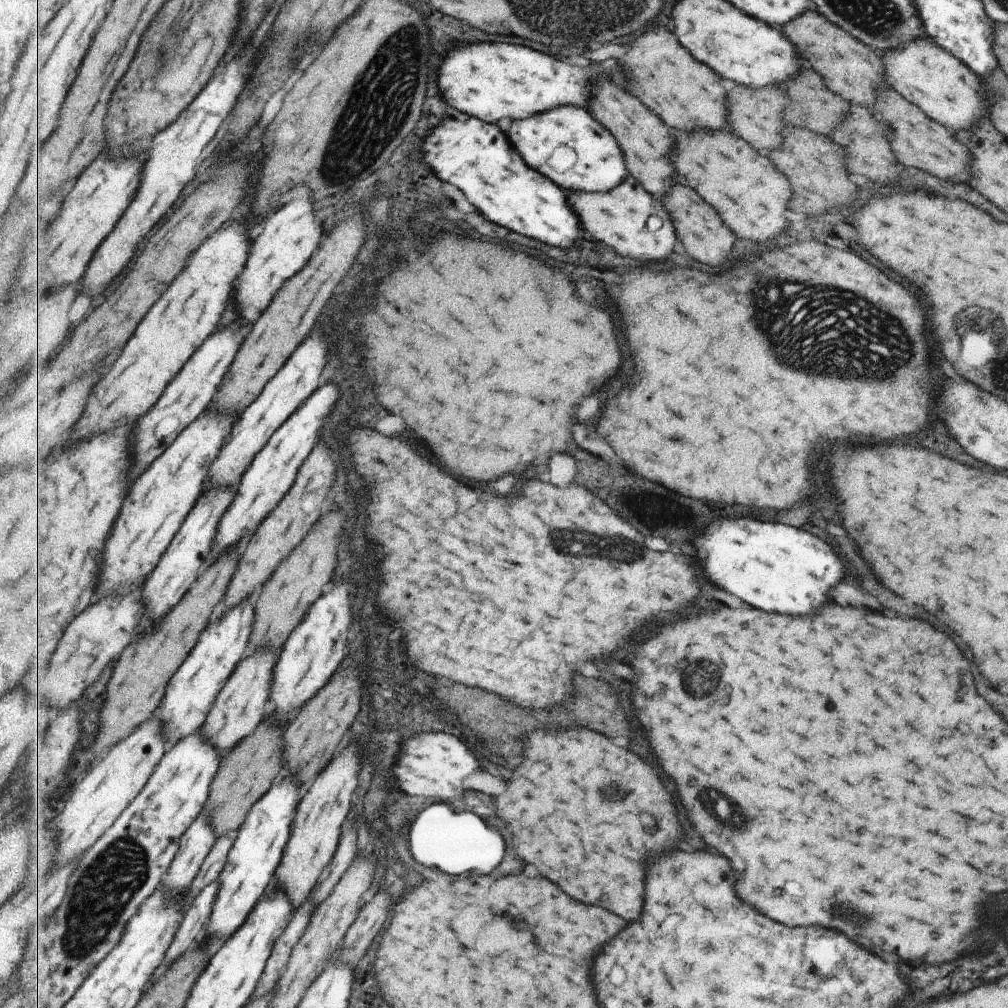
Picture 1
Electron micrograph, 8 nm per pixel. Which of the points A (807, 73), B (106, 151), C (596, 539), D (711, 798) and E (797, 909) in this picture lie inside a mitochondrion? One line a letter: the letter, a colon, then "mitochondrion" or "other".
A: other
B: other
C: mitochondrion
D: mitochondrion
E: other

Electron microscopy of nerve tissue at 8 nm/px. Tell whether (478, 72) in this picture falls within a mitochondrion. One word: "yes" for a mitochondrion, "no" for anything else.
no

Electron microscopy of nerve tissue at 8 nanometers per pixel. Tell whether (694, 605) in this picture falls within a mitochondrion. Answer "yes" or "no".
no

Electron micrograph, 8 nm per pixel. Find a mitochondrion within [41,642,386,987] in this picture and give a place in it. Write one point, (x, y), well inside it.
(104, 888)

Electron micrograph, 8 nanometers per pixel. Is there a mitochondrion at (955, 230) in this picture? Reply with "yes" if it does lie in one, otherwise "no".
no

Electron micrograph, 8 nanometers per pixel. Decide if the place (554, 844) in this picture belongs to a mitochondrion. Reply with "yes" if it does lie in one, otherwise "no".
no

